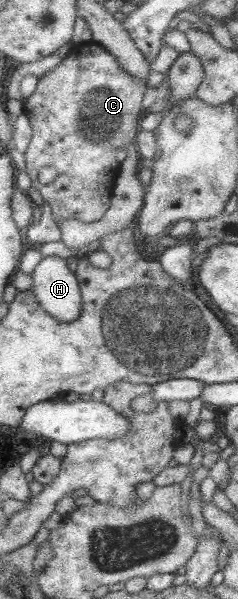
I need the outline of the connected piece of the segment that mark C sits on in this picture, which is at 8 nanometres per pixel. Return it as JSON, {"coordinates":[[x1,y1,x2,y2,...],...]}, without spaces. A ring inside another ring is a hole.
{"coordinates":[[96,41,85,42,84,44,78,45,60,67,51,71,46,77,41,78,36,93,34,93,32,97,29,97,24,103,25,113,29,117,33,127,33,136,26,155,26,171,31,176,33,181,32,185,36,187,43,195,43,198,50,203,56,221,61,222,76,219,92,224,96,221,102,221,102,219,108,215,113,205,114,185,116,185,116,179,118,179,120,167,122,167,122,162,118,159,118,155,120,155,120,151,124,150,130,153,134,144,137,142,137,137,142,130,140,126,141,120,147,113,148,104,146,91,148,91,148,87,147,81,140,81,138,77,130,73,128,69,125,69,125,66,118,61,116,54,110,51,104,44,100,44],[48,166,56,167,56,169,60,171,58,179,52,185,44,185,44,183,41,182,41,171,44,167]]}

